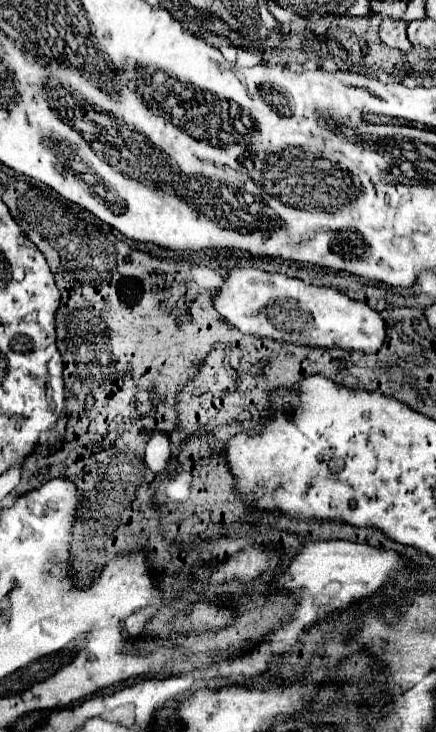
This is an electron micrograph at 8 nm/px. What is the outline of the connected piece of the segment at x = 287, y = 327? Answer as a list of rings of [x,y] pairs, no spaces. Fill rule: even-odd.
[[[253,267],[247,269],[231,269],[225,275],[225,287],[215,297],[215,309],[221,317],[225,317],[231,325],[235,325],[245,335],[257,335],[261,339],[273,339],[279,343],[297,343],[305,347],[319,349],[345,349],[345,351],[363,351],[377,353],[387,341],[387,323],[385,319],[373,311],[369,305],[349,299],[347,295],[329,289],[305,285],[299,279],[291,279],[279,273],[265,273]]]

